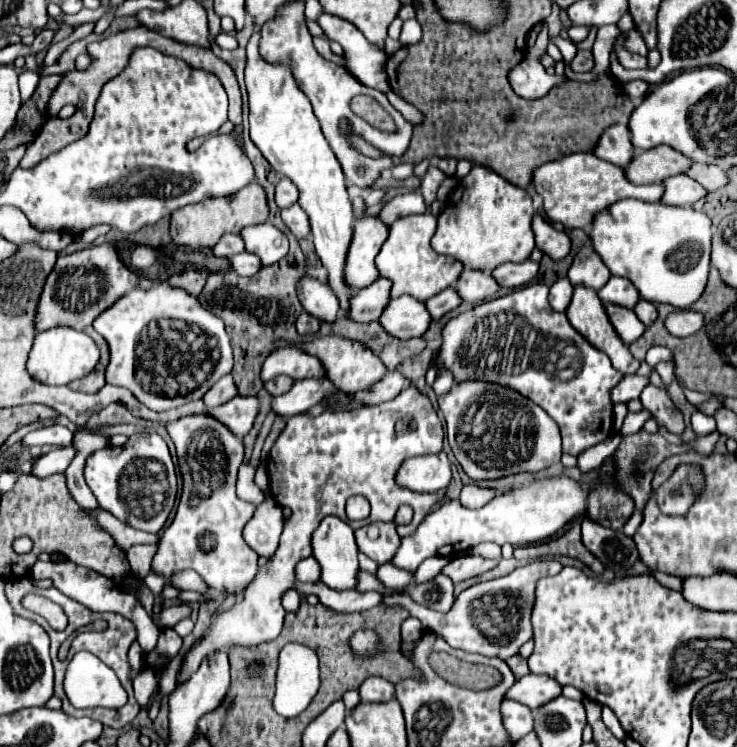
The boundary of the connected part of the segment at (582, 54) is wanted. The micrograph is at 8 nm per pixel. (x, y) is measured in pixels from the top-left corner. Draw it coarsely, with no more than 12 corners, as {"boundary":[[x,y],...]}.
{"boundary":[[580,50],[570,62],[574,72],[588,72],[594,66],[592,52]]}

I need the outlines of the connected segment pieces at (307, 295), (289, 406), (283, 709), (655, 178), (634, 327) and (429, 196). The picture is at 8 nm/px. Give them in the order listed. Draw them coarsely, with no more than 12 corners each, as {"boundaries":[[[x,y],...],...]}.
{"boundaries":[[[304,274],[298,300],[318,320],[332,322],[340,304],[328,282]],[[326,378],[296,380],[270,398],[278,416],[290,418],[336,390]],[[304,644],[280,652],[274,710],[296,718],[320,687],[319,659]],[[670,146],[636,154],[624,166],[632,184],[682,174],[690,158]],[[606,304],[610,324],[630,346],[644,324],[630,308]],[[436,166],[426,170],[420,182],[428,210],[436,200],[436,190],[444,178]]]}

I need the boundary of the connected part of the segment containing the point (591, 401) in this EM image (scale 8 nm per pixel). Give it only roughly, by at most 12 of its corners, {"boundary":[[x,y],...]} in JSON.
{"boundary":[[546,284],[454,316],[426,374],[526,396],[574,456],[622,378]]}

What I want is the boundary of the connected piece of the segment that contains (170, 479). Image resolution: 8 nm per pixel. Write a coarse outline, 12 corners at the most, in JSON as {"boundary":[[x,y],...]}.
{"boundary":[[132,434],[86,458],[98,504],[158,534],[178,482],[166,442]]}

